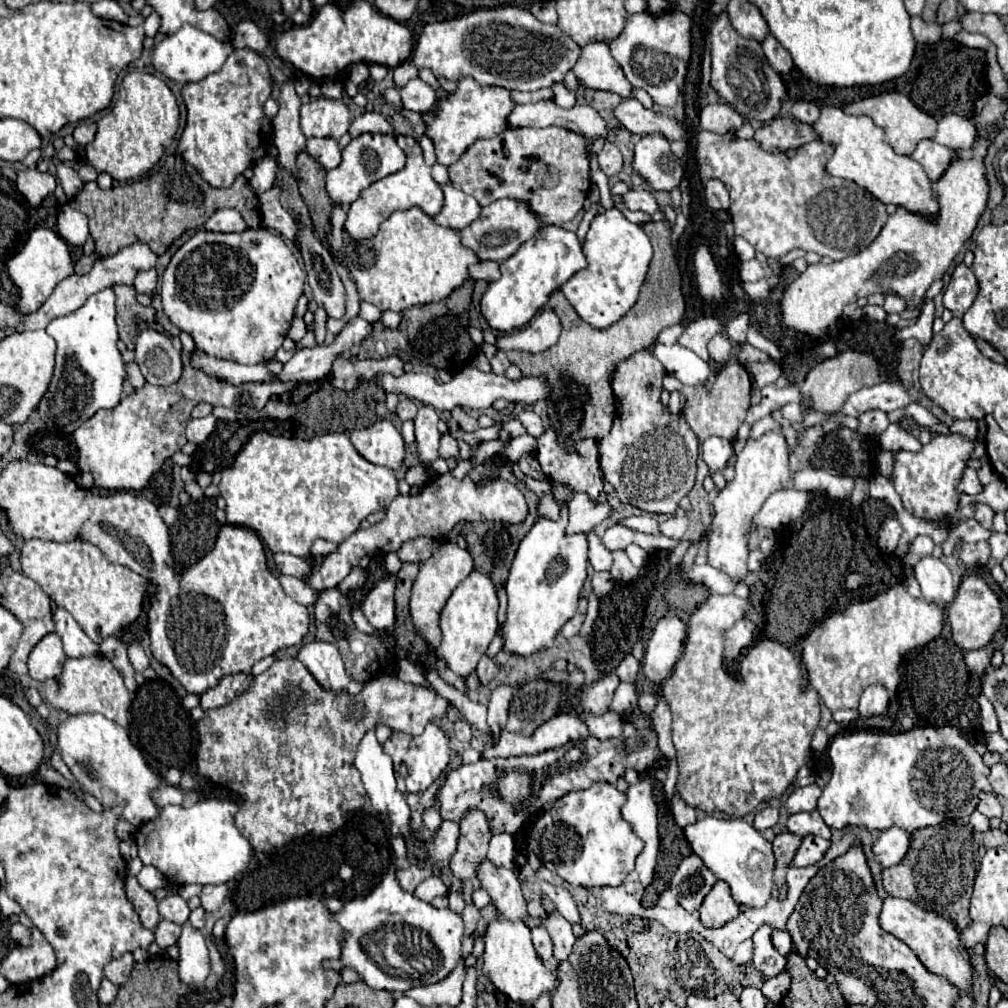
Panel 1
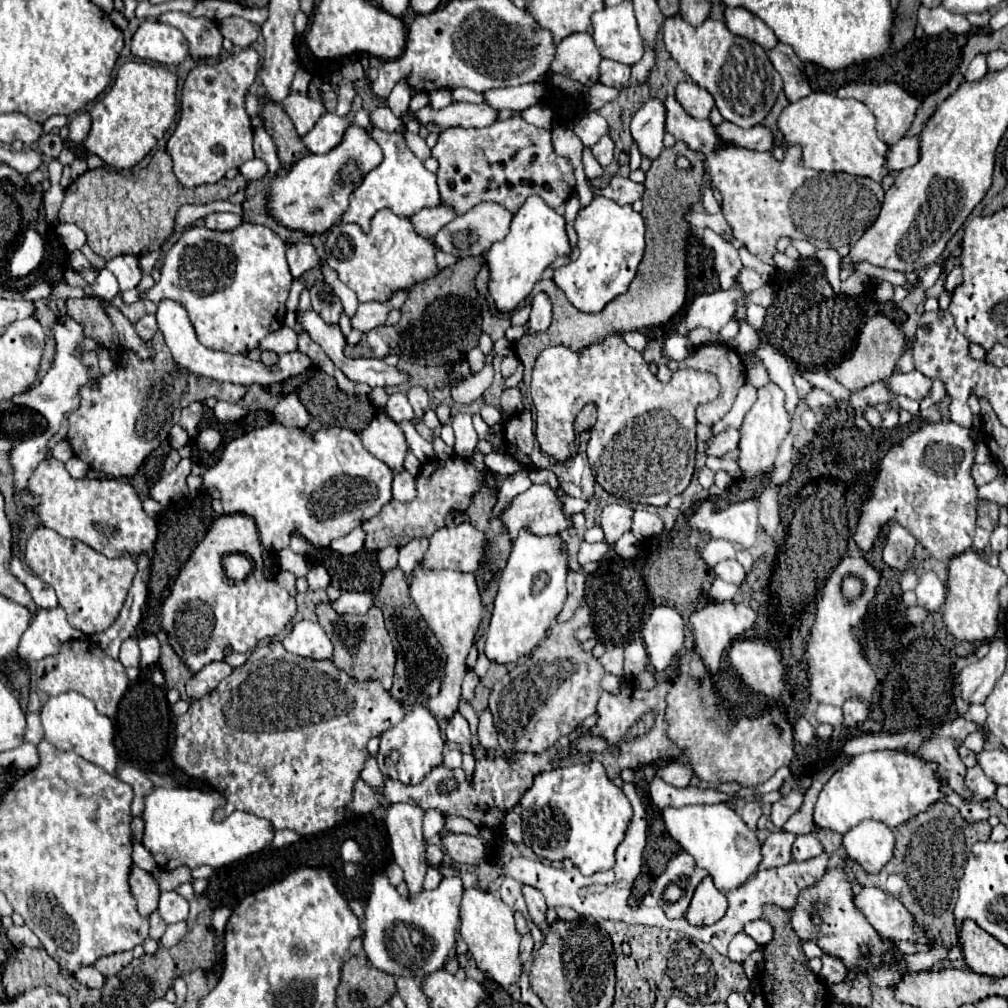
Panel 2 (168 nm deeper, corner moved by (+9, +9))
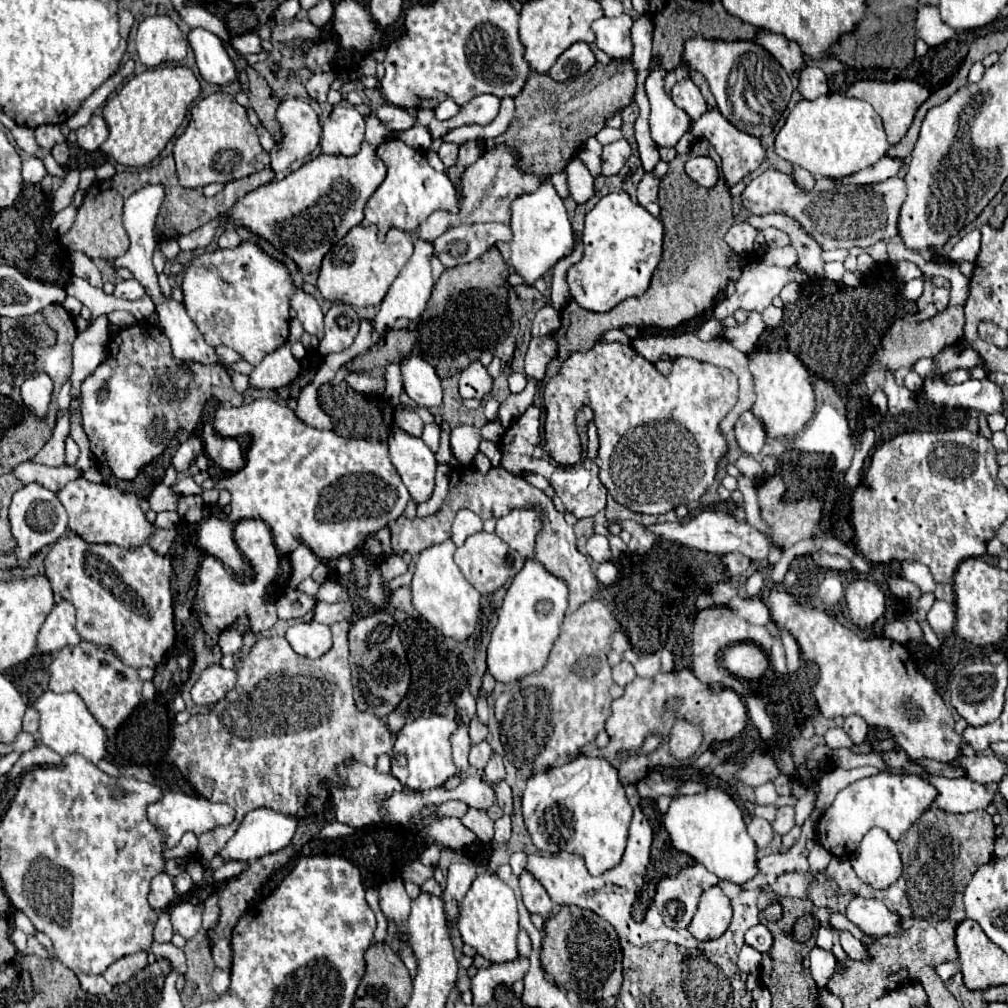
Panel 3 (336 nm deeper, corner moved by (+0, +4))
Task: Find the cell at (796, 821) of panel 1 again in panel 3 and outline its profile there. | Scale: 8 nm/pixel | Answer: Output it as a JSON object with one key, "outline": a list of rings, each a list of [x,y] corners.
{"outline":[[[779,807],[779,809],[777,809],[777,817],[775,817],[775,821],[773,821],[773,831],[775,831],[777,835],[789,833],[789,831],[795,827],[793,817],[795,817],[793,807]]]}

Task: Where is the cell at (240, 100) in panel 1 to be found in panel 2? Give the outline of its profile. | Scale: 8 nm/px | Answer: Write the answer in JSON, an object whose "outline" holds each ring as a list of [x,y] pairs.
{"outline":[[[248,46],[238,54],[218,58],[216,64],[198,62],[196,68],[190,70],[182,86],[182,114],[166,146],[180,184],[188,188],[214,184],[224,178],[230,168],[240,168],[242,162],[254,158],[252,124],[244,100],[248,88],[254,84],[258,60],[258,52]]]}

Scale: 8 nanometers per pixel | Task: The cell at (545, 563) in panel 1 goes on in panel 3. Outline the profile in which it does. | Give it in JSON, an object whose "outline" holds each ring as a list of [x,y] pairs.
{"outline":[[[527,559],[523,569],[515,575],[511,587],[505,593],[497,625],[491,633],[491,641],[487,647],[487,671],[493,675],[493,679],[501,683],[511,683],[531,673],[539,673],[545,667],[553,641],[559,635],[565,611],[565,581],[557,579],[555,575],[549,575],[549,571],[541,567],[541,563]]]}

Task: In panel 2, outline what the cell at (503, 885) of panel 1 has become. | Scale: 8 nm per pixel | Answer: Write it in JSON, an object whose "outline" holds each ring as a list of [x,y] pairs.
{"outline":[[[450,834],[450,836],[444,836],[442,842],[446,848],[446,854],[462,866],[478,866],[478,864],[486,862],[486,858],[488,858],[486,846],[476,836]]]}

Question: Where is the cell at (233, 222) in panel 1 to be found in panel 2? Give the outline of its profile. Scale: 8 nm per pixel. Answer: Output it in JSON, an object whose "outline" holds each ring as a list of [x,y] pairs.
{"outline":[[[212,212],[204,218],[204,226],[210,230],[232,230],[242,222],[242,216],[232,212]]]}

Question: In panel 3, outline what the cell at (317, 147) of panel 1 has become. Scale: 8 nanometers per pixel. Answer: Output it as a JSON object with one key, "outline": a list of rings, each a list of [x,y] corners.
{"outline":[[[335,105],[331,115],[323,121],[321,149],[329,155],[357,155],[365,137],[365,119],[363,115],[347,105]]]}

